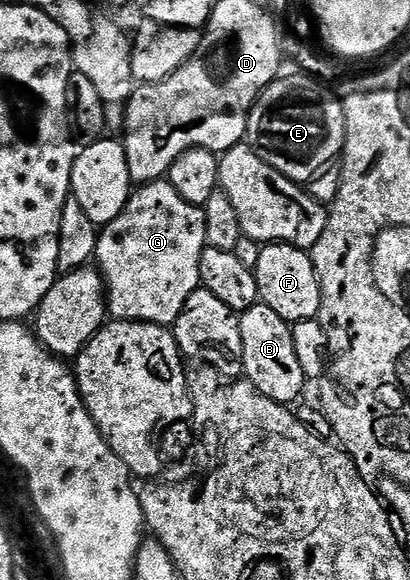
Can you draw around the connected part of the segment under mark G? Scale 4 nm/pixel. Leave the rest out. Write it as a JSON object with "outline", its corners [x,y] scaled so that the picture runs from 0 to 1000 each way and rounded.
{"outline":[[[400,307],[376,312],[371,317],[339,319],[322,336],[315,338],[312,353],[298,362],[298,369],[288,369],[288,376],[278,376],[278,383],[251,388],[234,417],[229,448],[239,457],[244,474],[254,478],[261,543],[273,552],[324,552],[327,555],[346,555],[349,559],[398,559],[402,562],[427,560],[429,550],[437,548],[454,528],[454,514],[463,514],[463,507],[473,507],[473,500],[490,495],[485,452],[505,426],[510,422],[505,414],[502,366],[490,353],[454,348],[454,341],[444,341],[444,334],[434,334],[434,328],[424,328],[424,321]]]}

